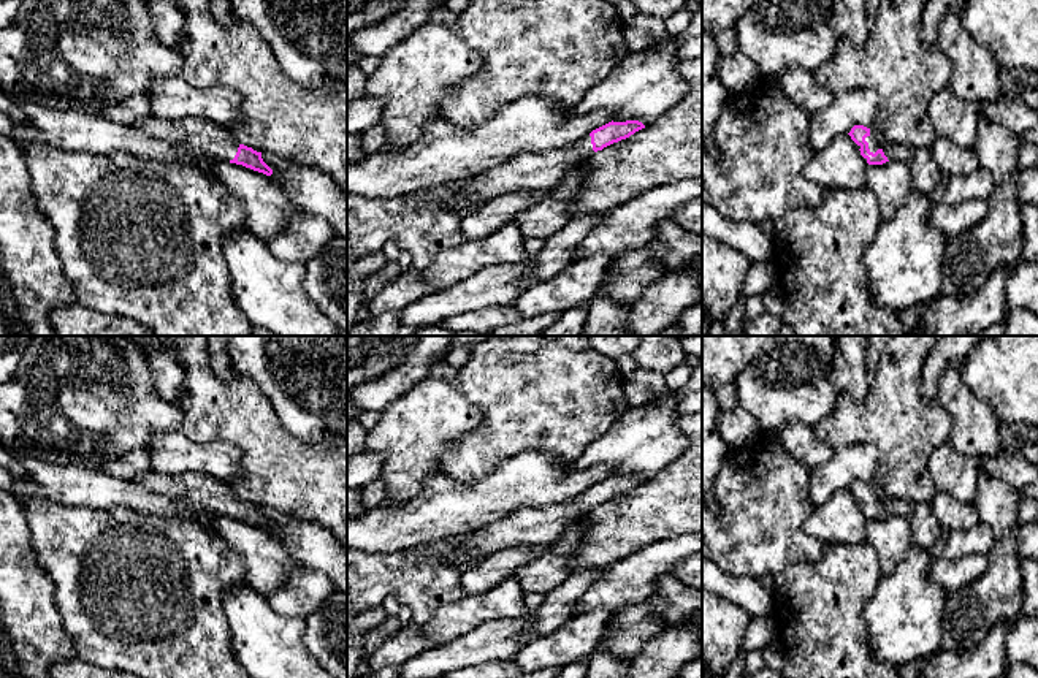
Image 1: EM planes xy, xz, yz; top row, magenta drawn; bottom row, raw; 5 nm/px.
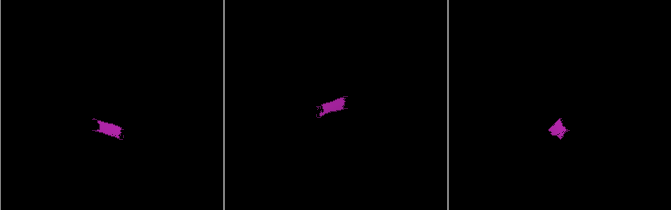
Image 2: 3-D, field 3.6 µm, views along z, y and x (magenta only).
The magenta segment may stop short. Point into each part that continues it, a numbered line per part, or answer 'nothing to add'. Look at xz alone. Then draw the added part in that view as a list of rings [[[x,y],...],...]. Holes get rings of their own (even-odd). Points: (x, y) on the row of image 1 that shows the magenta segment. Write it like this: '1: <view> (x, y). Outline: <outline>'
1: xz (528, 171). Outline: [[[590,135],[561,149],[517,154],[480,174],[458,181],[458,203],[472,206],[506,192],[547,192],[567,173],[583,166],[593,154]]]

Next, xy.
1: xy (202, 137). Outline: [[[147,117],[133,127],[171,144],[185,144],[193,154],[209,155],[219,162],[233,160],[239,147],[228,125],[203,119],[165,120]]]

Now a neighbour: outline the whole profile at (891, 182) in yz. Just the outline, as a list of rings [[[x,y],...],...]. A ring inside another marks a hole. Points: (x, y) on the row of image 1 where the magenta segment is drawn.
[[[900,162],[868,165],[865,187],[870,189],[878,200],[881,222],[887,222],[913,193],[911,173],[906,165]]]

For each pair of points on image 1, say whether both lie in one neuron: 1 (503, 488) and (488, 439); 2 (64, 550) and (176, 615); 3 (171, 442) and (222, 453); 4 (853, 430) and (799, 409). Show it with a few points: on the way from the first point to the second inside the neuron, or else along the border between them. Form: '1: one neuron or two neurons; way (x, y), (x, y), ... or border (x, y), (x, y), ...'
1: two neurons; border (530, 449), (506, 458), (479, 479), (461, 480)
2: one neuron; way (92, 556), (114, 571), (148, 601)
3: one neuron; way (184, 453), (209, 453)
4: two neurons; border (839, 396), (834, 411), (813, 426)

